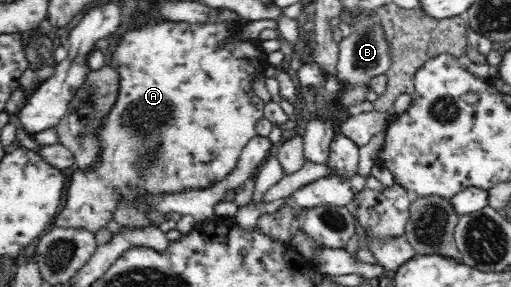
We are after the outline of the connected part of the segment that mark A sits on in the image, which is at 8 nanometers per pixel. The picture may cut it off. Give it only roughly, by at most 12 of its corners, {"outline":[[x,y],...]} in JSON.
{"outline":[[159,20],[109,61],[117,101],[52,226],[237,169],[272,66],[231,20]]}

